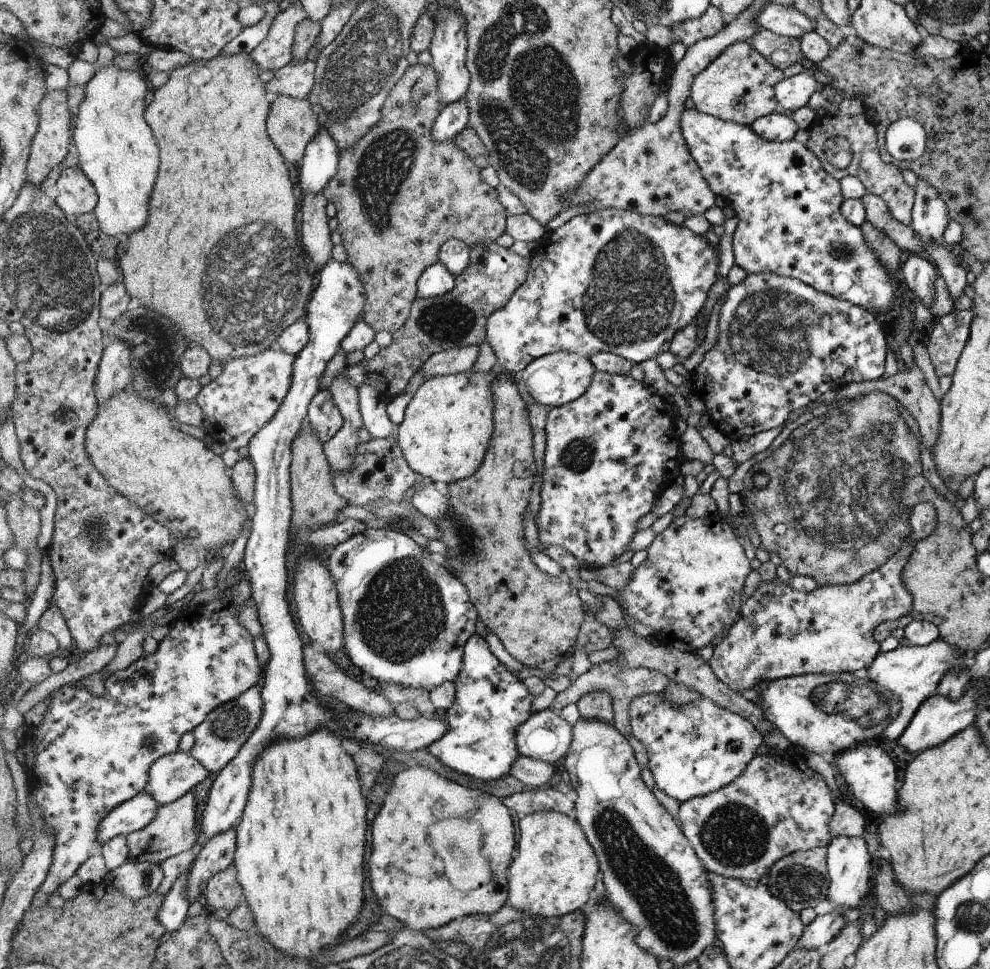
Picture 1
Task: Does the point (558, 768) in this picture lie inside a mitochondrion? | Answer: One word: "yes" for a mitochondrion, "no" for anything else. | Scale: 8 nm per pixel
no

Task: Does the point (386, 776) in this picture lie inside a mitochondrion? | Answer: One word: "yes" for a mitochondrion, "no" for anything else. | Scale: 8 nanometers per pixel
no

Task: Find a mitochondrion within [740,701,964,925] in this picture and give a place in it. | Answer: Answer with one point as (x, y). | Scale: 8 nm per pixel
(803, 884)

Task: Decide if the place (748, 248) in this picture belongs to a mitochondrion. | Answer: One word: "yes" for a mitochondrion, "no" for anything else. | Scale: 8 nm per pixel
no

